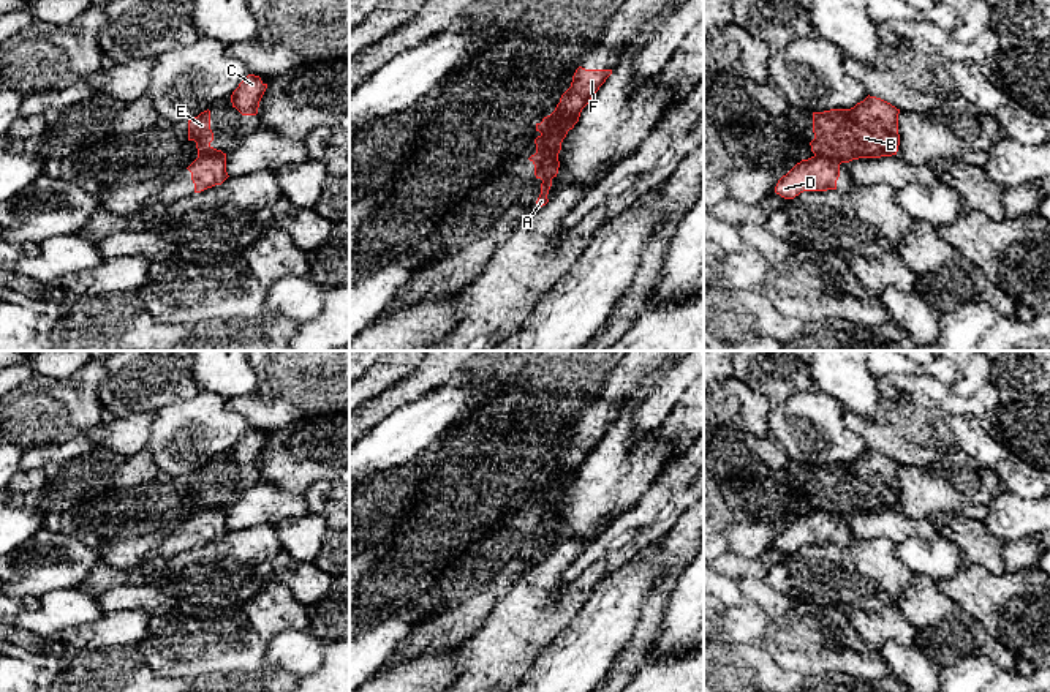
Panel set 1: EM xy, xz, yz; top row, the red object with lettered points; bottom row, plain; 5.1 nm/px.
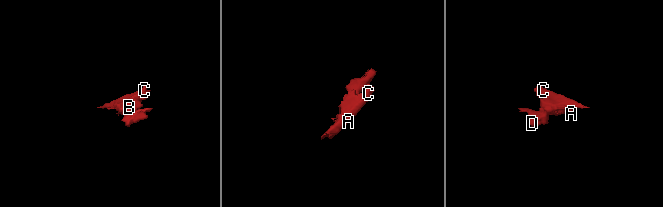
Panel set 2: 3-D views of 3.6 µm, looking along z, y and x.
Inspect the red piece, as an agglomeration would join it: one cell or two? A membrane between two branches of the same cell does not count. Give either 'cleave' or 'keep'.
cleave

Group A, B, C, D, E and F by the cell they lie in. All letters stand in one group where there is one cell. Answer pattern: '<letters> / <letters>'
A B C E / D F

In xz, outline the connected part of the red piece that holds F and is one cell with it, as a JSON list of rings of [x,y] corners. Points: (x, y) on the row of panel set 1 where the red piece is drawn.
[[[579,66],[571,87],[561,95],[552,112],[557,118],[579,118],[582,109],[591,101],[599,87],[612,74],[612,70],[585,70]]]

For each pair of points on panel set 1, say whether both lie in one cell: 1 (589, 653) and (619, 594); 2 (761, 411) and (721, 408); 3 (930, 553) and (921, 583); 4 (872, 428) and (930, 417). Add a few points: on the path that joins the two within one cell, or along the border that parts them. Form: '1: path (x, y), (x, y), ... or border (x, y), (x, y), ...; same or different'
1: path (593, 639), (614, 609); same
2: path (751, 411), (731, 408); same
3: border (914, 574), (924, 574), (936, 580); different
4: path (886, 428), (892, 428), (903, 417), (916, 417); same

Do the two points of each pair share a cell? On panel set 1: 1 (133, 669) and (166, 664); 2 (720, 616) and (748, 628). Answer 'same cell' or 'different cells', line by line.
1: different cells
2: same cell

